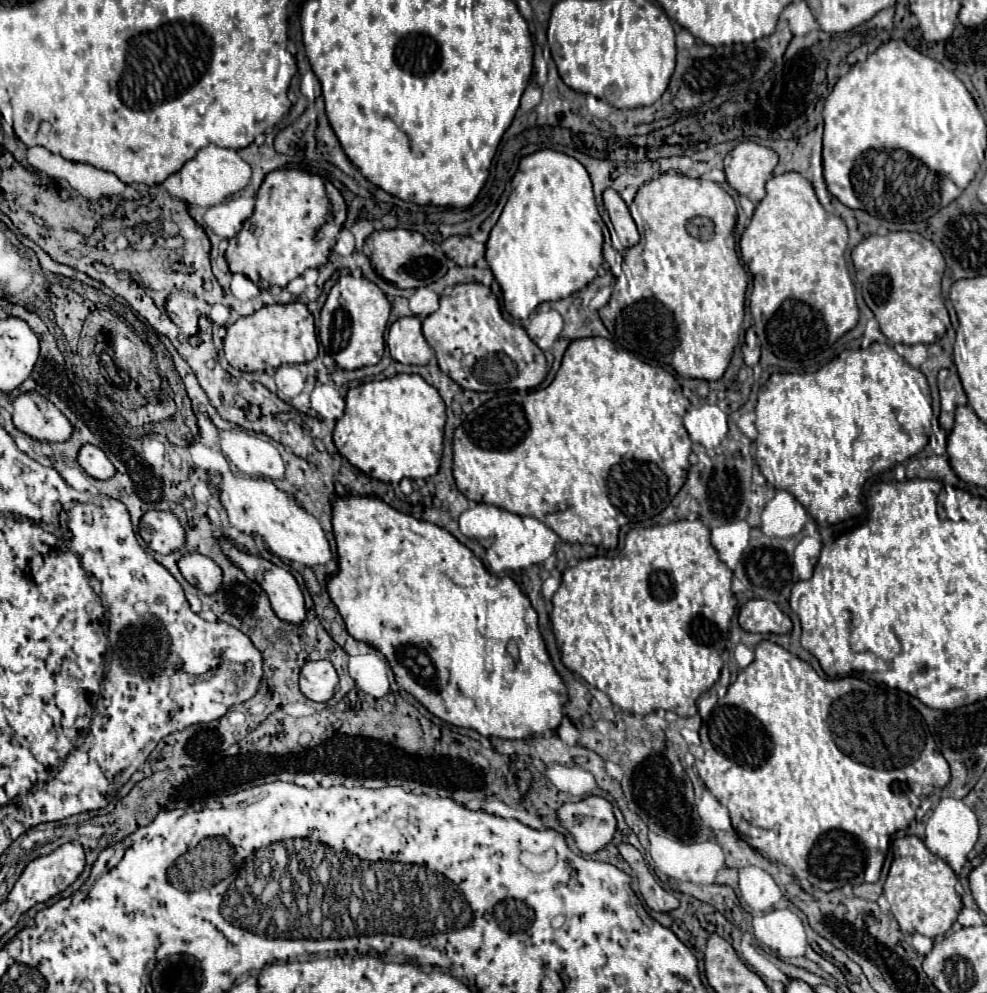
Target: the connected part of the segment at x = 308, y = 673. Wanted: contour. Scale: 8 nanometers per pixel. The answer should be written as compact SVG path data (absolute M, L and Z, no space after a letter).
M307 662L299 676L299 686L305 698L313 702L329 702L339 686L339 676L331 662Z

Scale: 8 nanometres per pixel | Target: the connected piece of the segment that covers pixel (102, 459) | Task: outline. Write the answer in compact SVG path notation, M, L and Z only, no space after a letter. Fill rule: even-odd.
M85 444L79 450L79 464L95 480L109 480L115 474L115 468L107 458L107 454L91 444Z

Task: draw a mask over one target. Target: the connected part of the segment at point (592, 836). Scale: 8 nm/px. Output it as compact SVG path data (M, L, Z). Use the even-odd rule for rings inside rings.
M587 796L575 804L563 804L557 810L561 824L573 834L581 852L603 850L617 832L617 818L611 802L599 796Z

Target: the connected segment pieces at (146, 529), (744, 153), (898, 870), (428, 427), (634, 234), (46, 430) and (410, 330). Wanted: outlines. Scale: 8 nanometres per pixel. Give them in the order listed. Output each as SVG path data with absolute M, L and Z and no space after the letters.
M145 512L139 524L139 534L153 552L171 554L185 546L185 528L173 512Z
M741 142L725 156L727 182L753 204L765 196L765 182L777 166L777 154L755 142Z
M903 836L903 838L895 838L891 843L893 851L893 860L886 882L883 887L883 895L888 900L891 906L891 912L895 916L895 920L899 922L901 932L909 932L909 934L923 934L929 938L935 936L943 936L945 932L951 930L953 922L957 920L959 910L963 908L961 904L961 896L959 896L955 886L957 886L957 876L951 870L951 866L941 860L939 856L935 856L933 852L927 850L927 846L923 844L921 838L917 836Z
M397 374L393 378L365 382L351 388L345 396L345 414L337 422L333 442L341 456L345 456L361 472L381 482L399 482L401 478L429 478L439 470L443 454L443 426L445 426L445 404L435 386L427 384L419 374Z
M609 188L603 192L603 202L605 202L605 208L609 212L609 218L613 222L613 228L617 232L621 244L625 248L635 246L639 242L639 232L637 232L637 226L627 210L627 204L623 202L623 198L615 190Z
M27 392L13 402L15 426L39 442L67 442L71 422L39 392Z
M417 316L399 318L391 324L387 334L391 358L401 364L427 364L435 354L421 334L421 320Z

